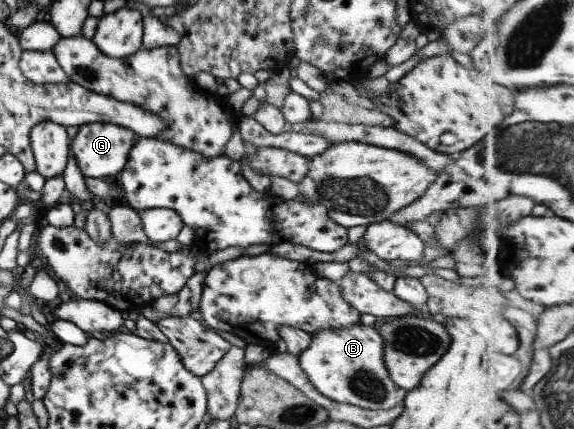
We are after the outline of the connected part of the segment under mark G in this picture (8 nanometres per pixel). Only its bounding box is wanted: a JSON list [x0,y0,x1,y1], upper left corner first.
[70,122,137,178]

